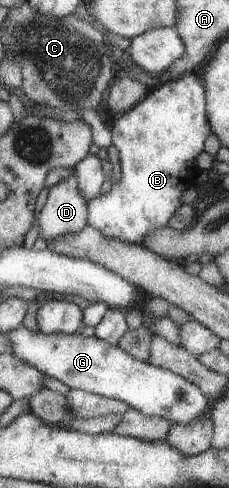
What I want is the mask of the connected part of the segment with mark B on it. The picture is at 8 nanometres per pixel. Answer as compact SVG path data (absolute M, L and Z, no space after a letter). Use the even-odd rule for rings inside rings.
M190 72L179 80L165 79L162 84L153 87L147 99L136 104L131 111L123 113L112 126L113 145L120 152L122 176L113 184L108 194L101 194L88 204L87 221L93 228L107 238L124 243L144 246L144 240L156 230L168 226L168 220L180 206L180 196L190 186L198 184L203 173L196 166L196 158L204 152L204 140L213 132L210 130L210 118L207 110L207 88Z

